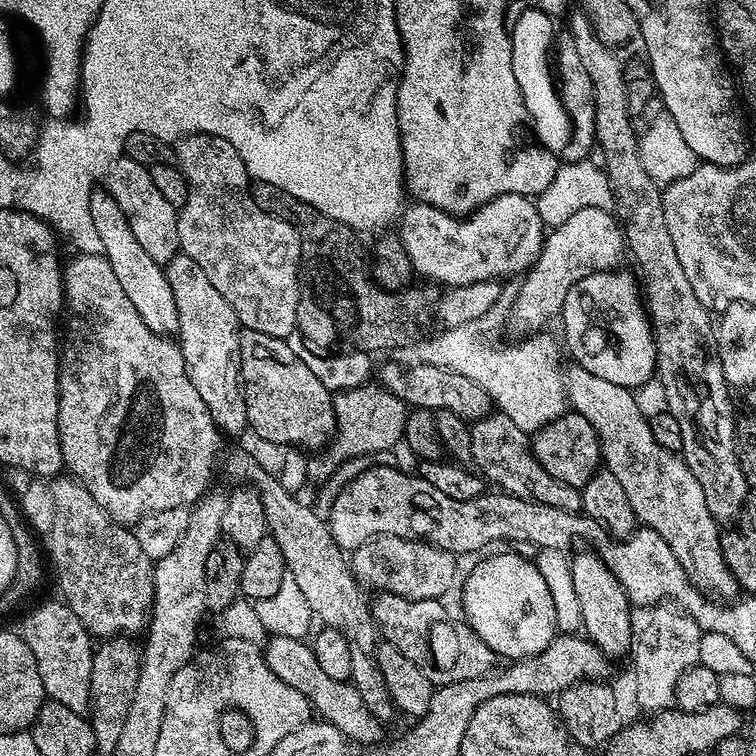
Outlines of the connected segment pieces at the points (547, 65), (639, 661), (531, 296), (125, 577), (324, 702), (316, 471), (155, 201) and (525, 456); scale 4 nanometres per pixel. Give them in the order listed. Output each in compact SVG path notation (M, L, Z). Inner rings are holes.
M525 9L519 13L511 25L511 62L514 78L522 90L523 104L527 108L533 135L544 148L554 153L563 153L570 140L572 127L569 115L562 106L560 94L556 89L552 69L552 54L556 37L553 17L540 9Z
M668 602L641 607L632 613L632 651L630 661L636 671L636 704L652 708L653 713L672 710L676 705L676 687L686 670L700 663L698 646L700 627L690 614Z
M580 210L557 228L551 229L545 235L540 256L519 281L520 290L512 304L512 332L516 335L513 337L527 338L547 329L547 324L563 313L566 294L570 294L573 286L587 276L619 269L624 256L626 260L624 230L609 210Z
M61 474L61 475L57 476L57 477L55 477L55 479L53 479L51 481L51 483L49 483L49 490L50 490L51 497L54 498L54 504L53 504L53 510L51 512L52 513L52 523L51 523L50 527L47 529L47 532L48 531L49 532L48 532L48 548L47 548L47 544L46 544L46 552L47 552L47 555L48 555L48 552L49 552L50 555L52 555L52 564L53 564L54 567L56 567L56 584L57 584L58 587L60 587L61 594L64 595L64 596L61 596L62 600L63 600L63 603L67 604L68 609L70 609L70 611L72 613L74 613L76 615L76 617L78 617L78 619L80 619L80 621L82 622L82 626L93 637L96 637L96 638L112 638L112 637L115 637L117 634L132 634L132 633L128 633L128 632L140 632L140 633L143 633L145 631L146 621L149 619L150 609L152 607L152 570L153 570L153 567L154 567L154 562L150 558L146 558L146 554L142 554L142 546L138 546L138 538L136 537L135 531L133 531L133 529L131 527L128 527L128 526L118 527L116 521L111 520L108 517L108 515L106 514L106 510L102 510L102 506L98 506L98 502L94 502L94 498L90 494L90 490L86 490L86 486L84 484L81 484L79 480L73 478L71 475ZM115 532L116 532L116 541L113 542L112 548L104 548L108 544L108 536L114 535Z
M285 636L267 637L263 645L264 661L266 666L286 686L294 686L298 694L302 694L310 705L311 711L326 724L333 724L344 736L345 741L356 743L356 746L372 746L377 743L380 736L381 721L377 720L374 714L362 702L362 694L351 682L347 680L335 680L328 677L322 671L322 665L318 658L314 658L314 650L311 643L299 640L298 638L286 638Z
M363 386L346 391L339 391L333 397L336 433L320 451L308 458L307 476L309 481L323 483L341 463L354 456L376 456L387 452L392 446L400 444L404 436L405 418L408 406L396 395L383 388Z
M122 154L108 167L106 183L106 190L114 202L118 202L126 222L130 222L130 230L134 230L134 238L138 238L142 250L146 250L146 254L150 254L150 258L157 260L161 266L167 265L180 252L176 221L178 209L162 198L160 191L154 187L154 178L150 178L148 168Z
M498 412L489 413L483 416L481 420L475 421L471 425L472 429L472 458L471 463L475 465L481 476L487 481L492 481L501 491L510 496L522 498L526 501L534 501L540 505L554 506L555 509L570 510L571 512L580 512L583 509L580 491L576 487L567 486L564 482L559 482L552 474L546 473L546 468L538 462L535 455L532 454L529 433L521 430L519 423L504 414Z

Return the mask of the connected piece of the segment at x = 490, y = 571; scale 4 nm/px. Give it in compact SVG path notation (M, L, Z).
M500 552L473 566L472 573L464 580L464 612L468 615L468 627L474 629L478 638L482 638L497 657L509 661L546 650L558 635L554 600L545 579L529 557L527 560L516 552Z

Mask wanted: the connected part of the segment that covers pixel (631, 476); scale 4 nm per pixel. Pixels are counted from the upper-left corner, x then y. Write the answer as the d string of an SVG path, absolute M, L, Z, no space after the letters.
M579 366L567 369L564 389L568 392L571 411L582 414L594 426L600 439L603 467L622 482L622 490L630 498L637 521L666 538L666 546L670 546L695 588L713 598L735 597L738 585L735 574L728 568L725 545L720 545L721 525L706 510L702 486L698 486L698 478L690 474L677 453L654 442L648 416L632 397L633 389L606 382L606 378L598 378Z

